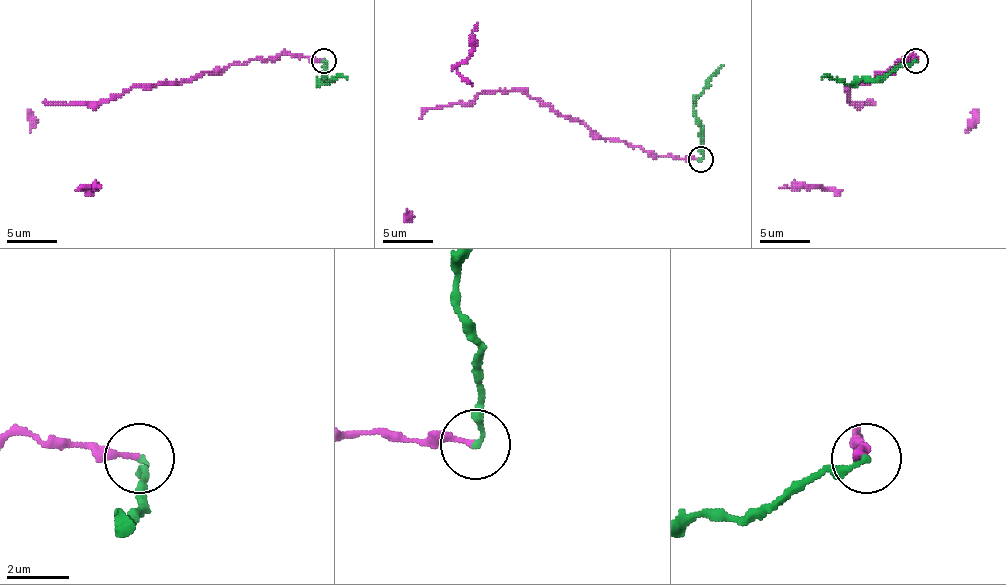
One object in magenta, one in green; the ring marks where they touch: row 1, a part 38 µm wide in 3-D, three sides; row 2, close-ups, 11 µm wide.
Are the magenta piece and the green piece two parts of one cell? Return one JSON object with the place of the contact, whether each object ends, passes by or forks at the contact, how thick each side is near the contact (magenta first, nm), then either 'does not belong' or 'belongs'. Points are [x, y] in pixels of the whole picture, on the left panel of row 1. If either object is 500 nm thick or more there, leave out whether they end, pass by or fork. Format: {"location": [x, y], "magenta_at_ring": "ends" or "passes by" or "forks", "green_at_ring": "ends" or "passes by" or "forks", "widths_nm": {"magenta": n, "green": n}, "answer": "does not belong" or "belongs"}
{"location": [324, 61], "magenta_at_ring": "ends", "green_at_ring": "ends", "widths_nm": {"magenta": 160, "green": 170}, "answer": "does not belong"}

